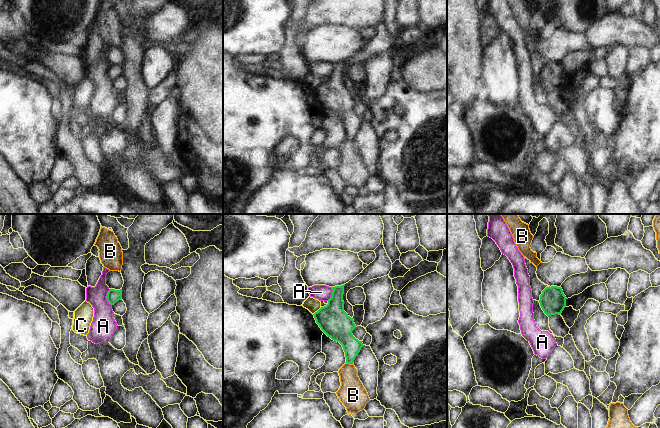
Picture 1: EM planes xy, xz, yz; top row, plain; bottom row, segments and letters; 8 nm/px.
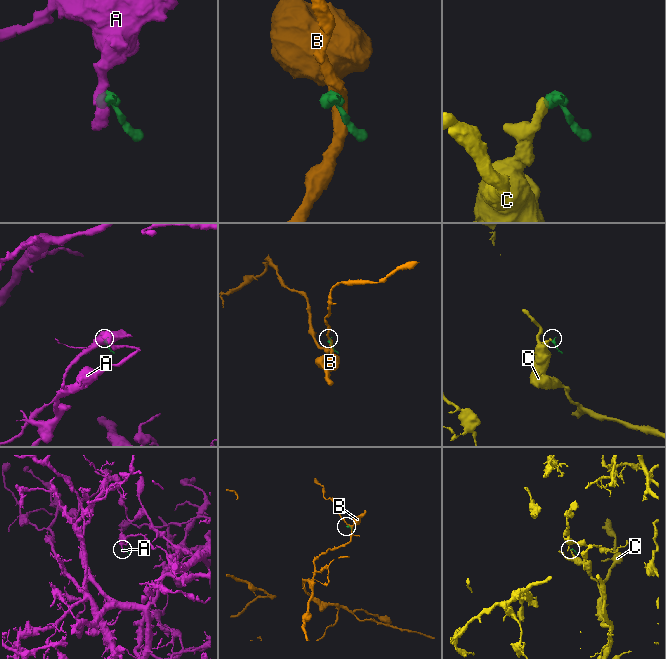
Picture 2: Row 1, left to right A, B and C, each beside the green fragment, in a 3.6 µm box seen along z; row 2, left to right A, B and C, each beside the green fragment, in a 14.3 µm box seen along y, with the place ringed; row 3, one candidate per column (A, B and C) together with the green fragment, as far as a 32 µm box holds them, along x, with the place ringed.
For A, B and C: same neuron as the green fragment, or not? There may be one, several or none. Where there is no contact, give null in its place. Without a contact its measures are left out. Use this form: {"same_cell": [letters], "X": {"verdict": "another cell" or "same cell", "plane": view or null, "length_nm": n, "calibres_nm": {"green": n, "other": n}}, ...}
{"same_cell": [], "A": {"verdict": "another cell", "plane": "xy", "length_nm": 140, "calibres_nm": {"green": 100, "other": 200}}, "B": {"verdict": "another cell", "plane": "xz", "length_nm": 60, "calibres_nm": {"green": 160, "other": 220}}, "C": {"verdict": "another cell", "plane": "xz", "length_nm": 90, "calibres_nm": {"green": 240, "other": 110}}}

